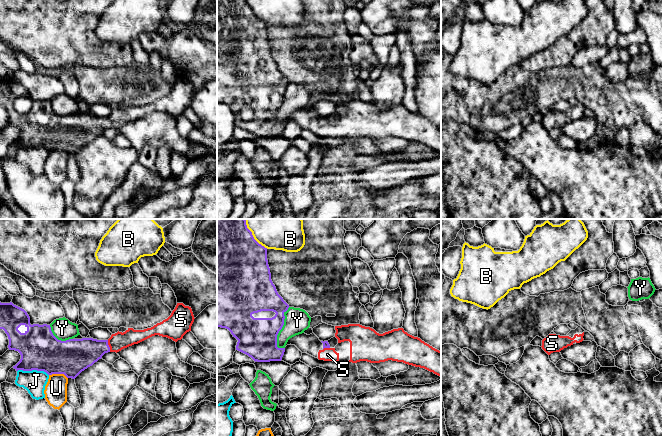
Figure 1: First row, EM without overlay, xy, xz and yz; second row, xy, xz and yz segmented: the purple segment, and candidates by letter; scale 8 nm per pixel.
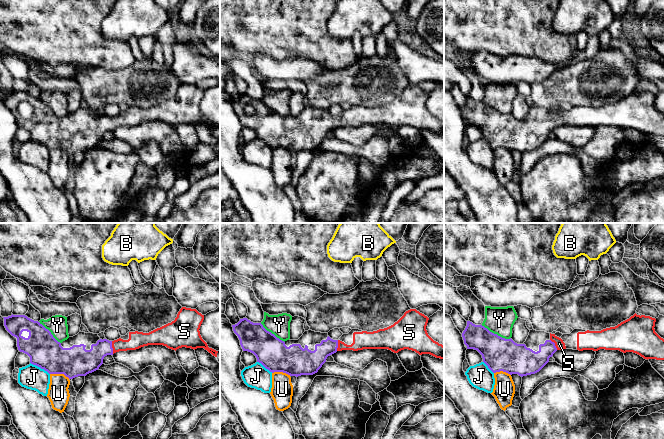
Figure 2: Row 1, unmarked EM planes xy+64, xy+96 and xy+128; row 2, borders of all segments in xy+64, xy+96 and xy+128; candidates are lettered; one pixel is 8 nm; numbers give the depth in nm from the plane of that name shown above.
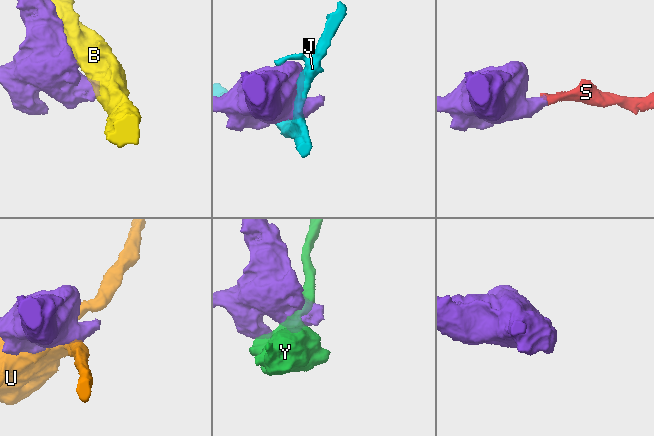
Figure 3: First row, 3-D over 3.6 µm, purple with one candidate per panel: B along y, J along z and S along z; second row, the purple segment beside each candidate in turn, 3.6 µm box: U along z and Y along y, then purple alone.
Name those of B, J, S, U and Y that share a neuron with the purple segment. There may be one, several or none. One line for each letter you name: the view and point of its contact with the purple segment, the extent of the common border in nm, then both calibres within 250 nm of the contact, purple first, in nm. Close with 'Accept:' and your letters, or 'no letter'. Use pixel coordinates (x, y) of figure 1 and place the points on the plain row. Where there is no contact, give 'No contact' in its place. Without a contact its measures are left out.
S: Touches purple at xy (108, 122). Shared border 100 nm. Thickness 260 nm (purple) against 140 nm
Accept: S

